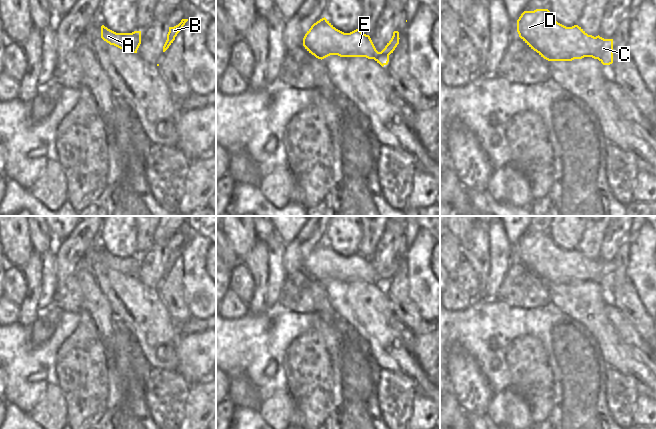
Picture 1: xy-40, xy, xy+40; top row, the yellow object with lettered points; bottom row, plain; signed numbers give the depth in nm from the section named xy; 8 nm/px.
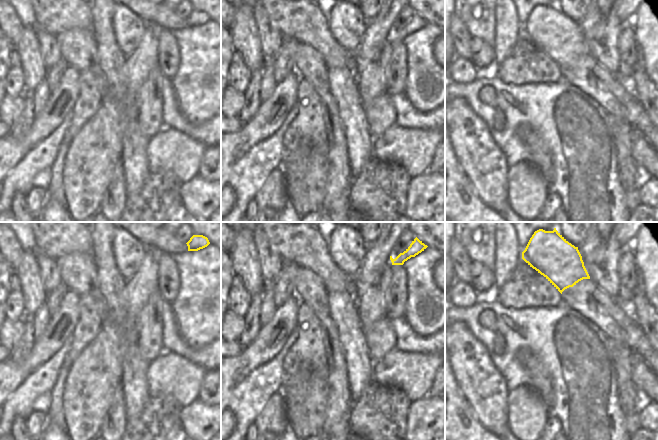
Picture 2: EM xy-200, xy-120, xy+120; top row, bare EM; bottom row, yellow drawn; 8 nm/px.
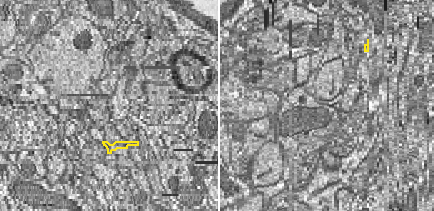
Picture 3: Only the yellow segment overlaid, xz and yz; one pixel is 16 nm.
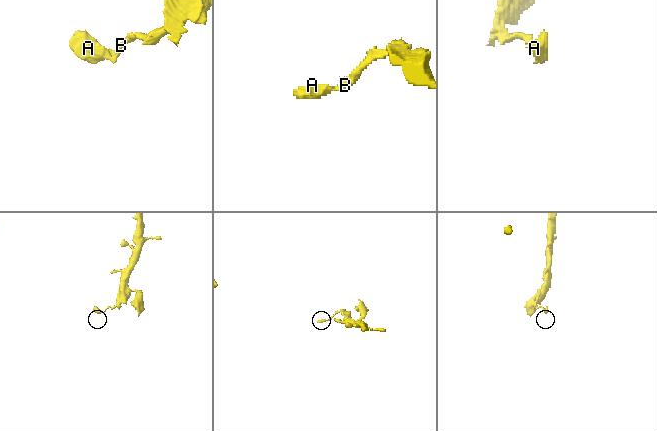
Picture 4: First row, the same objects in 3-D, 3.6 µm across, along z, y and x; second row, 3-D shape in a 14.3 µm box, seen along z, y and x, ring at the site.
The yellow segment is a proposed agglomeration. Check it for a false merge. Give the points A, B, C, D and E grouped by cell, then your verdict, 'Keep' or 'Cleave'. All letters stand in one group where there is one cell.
Groups: A B C D E. Keep.

